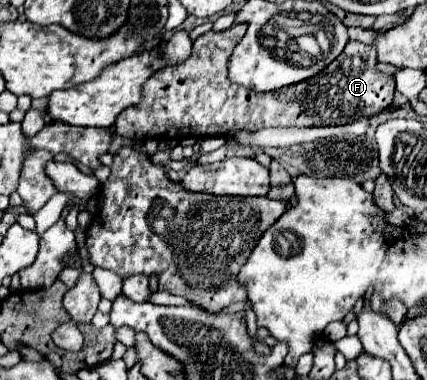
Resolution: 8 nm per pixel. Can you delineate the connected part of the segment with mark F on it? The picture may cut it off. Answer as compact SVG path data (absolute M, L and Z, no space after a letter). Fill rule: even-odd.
M234 25L226 31L198 37L188 61L176 67L156 71L142 87L142 101L122 111L116 119L116 133L132 139L184 139L226 135L230 129L258 131L266 127L314 127L346 125L360 117L370 117L386 109L394 99L394 77L378 71L374 45L348 41L346 49L322 73L308 81L272 91L254 93L228 79L228 61L234 45L244 37L246 25Z

